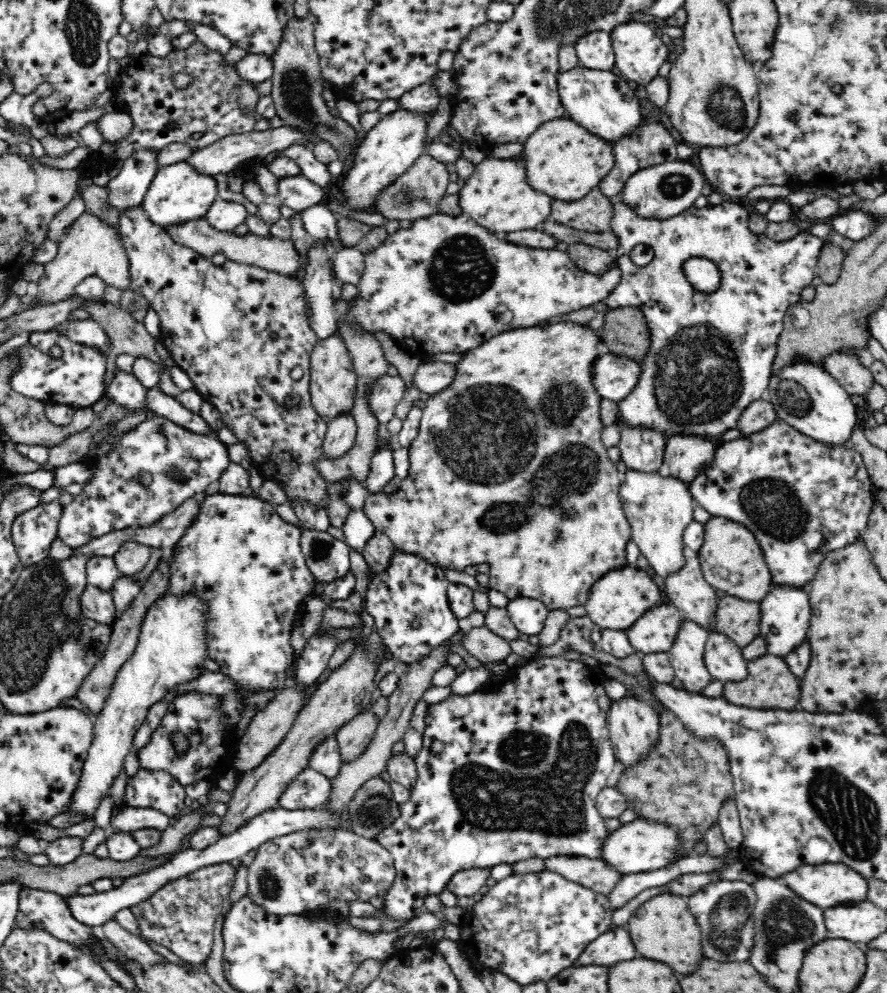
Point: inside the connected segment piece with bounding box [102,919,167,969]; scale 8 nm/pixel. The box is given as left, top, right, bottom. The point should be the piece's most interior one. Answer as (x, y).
(131, 946)

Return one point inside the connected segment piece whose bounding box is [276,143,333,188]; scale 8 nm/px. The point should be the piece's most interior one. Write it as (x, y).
(310, 166)

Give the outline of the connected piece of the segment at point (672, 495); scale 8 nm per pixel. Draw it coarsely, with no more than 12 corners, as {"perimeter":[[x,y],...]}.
{"perimeter":[[627,470],[631,540],[658,576],[683,567],[688,483]]}

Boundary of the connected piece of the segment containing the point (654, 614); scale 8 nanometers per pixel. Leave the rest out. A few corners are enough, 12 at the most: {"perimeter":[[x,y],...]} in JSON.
{"perimeter":[[663,601],[625,633],[640,655],[669,652],[683,620]]}

